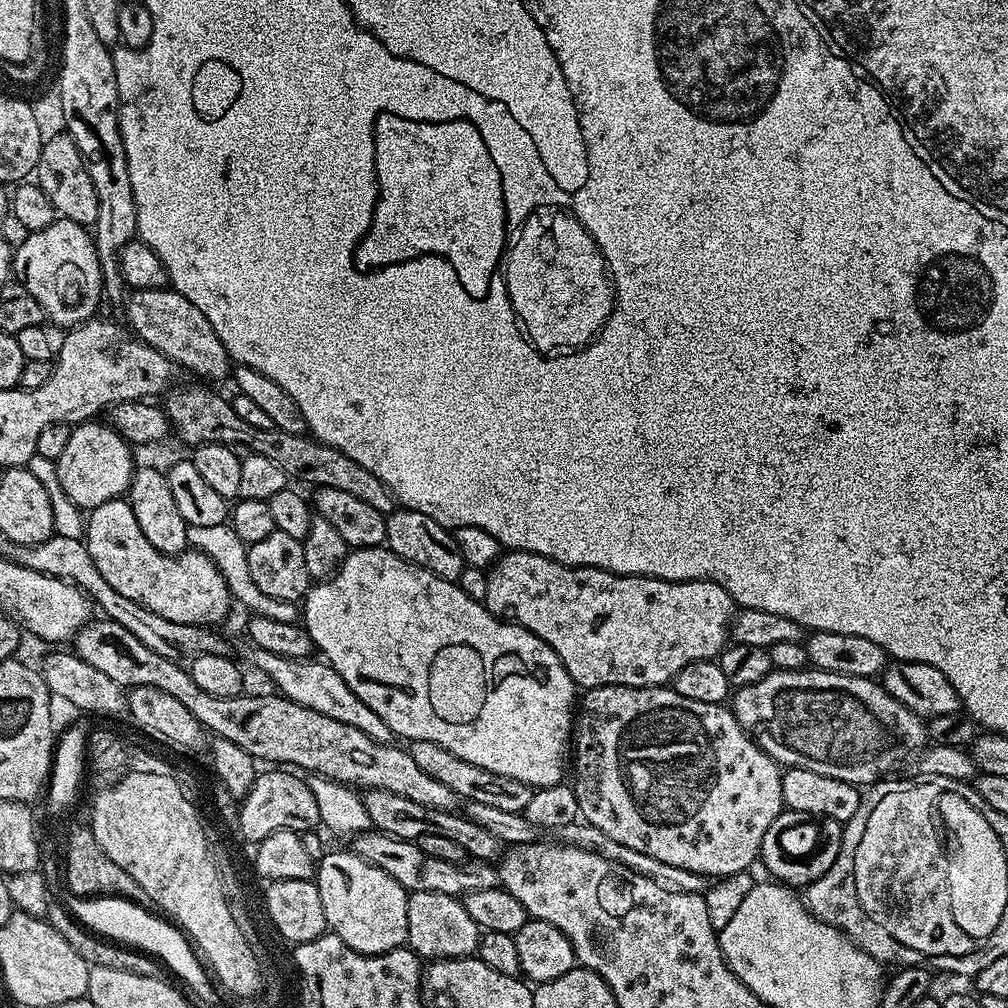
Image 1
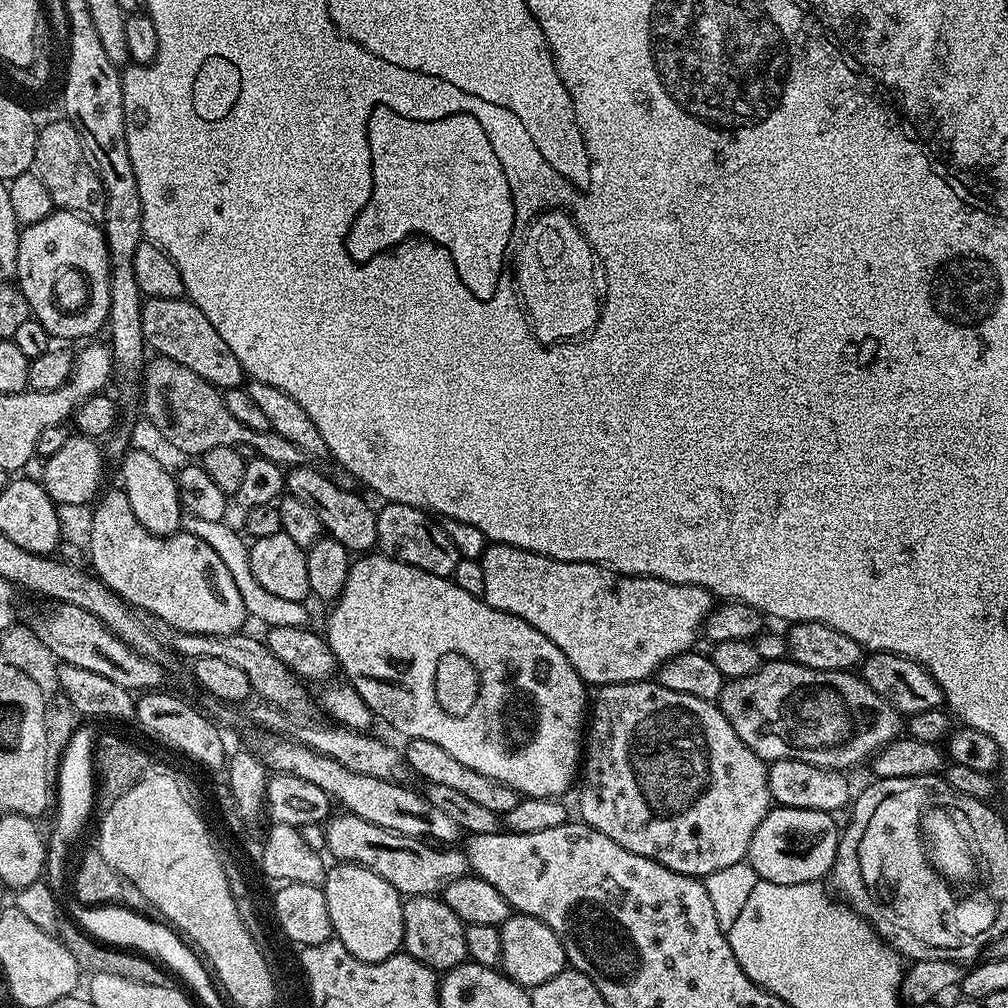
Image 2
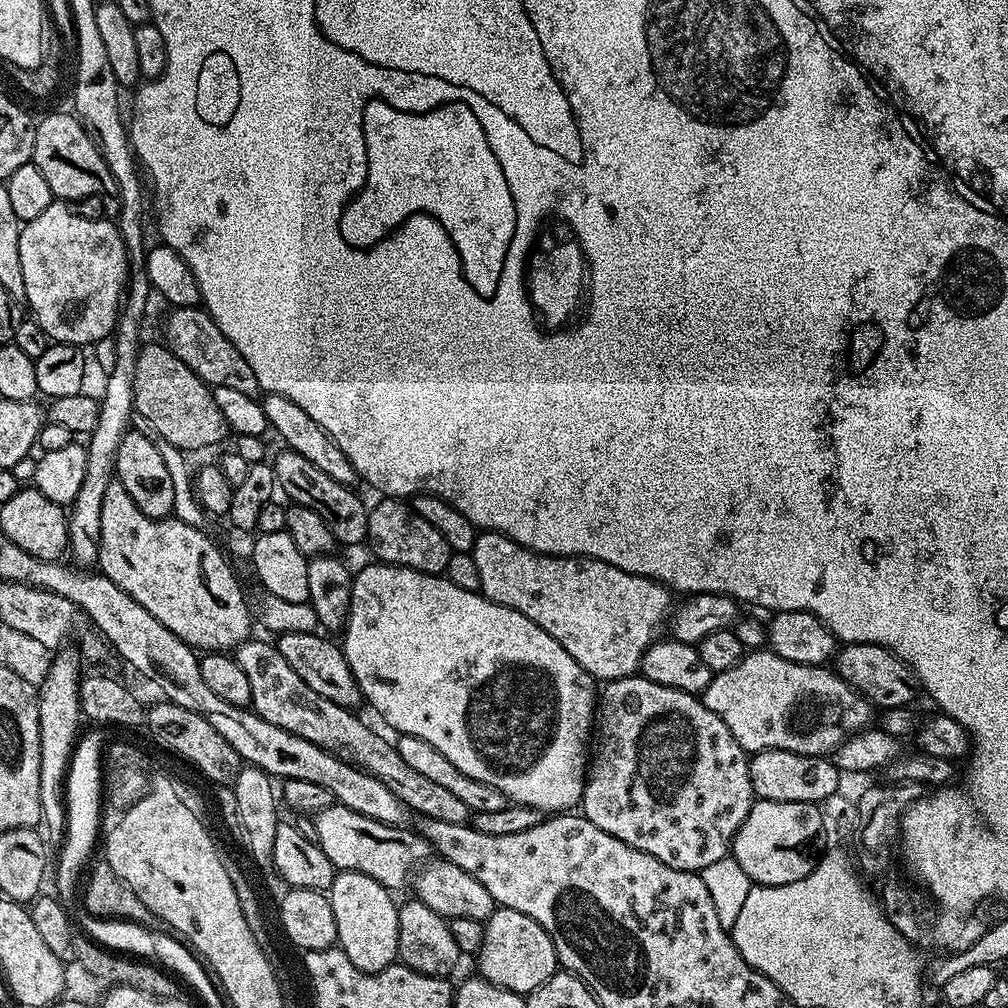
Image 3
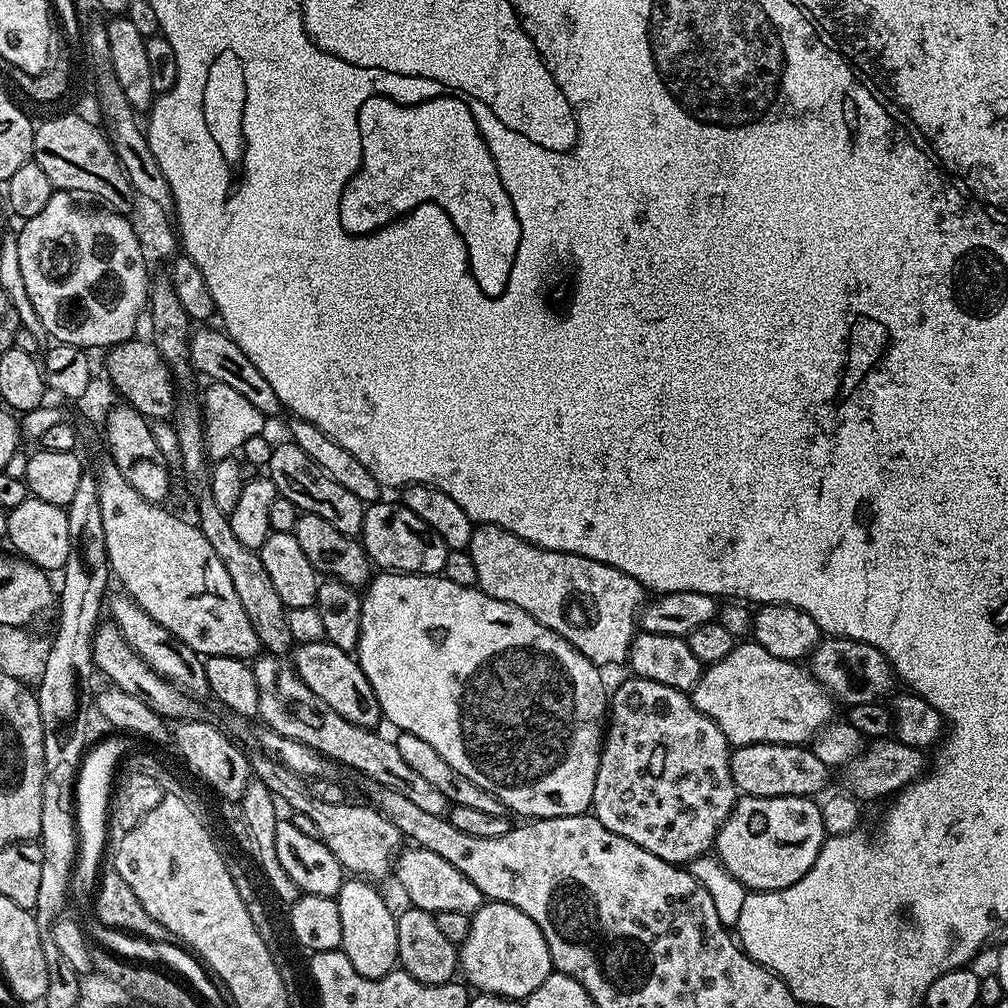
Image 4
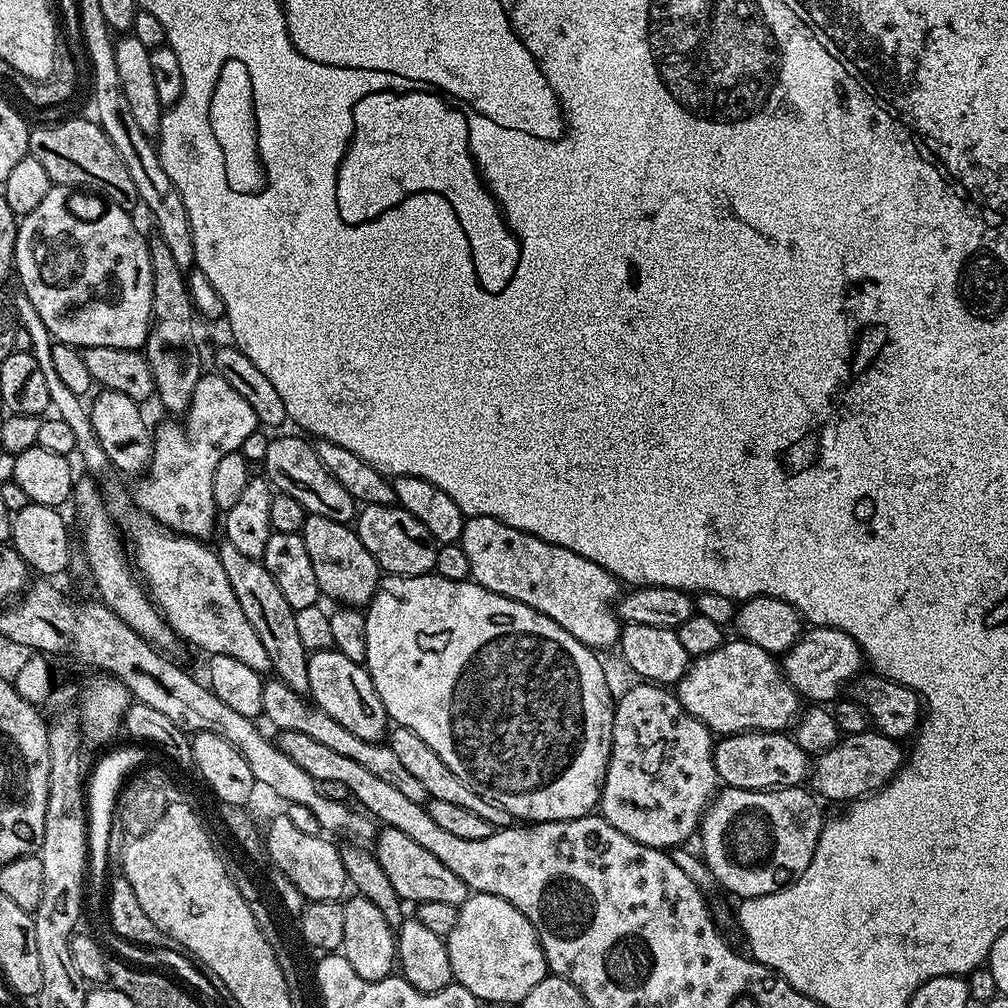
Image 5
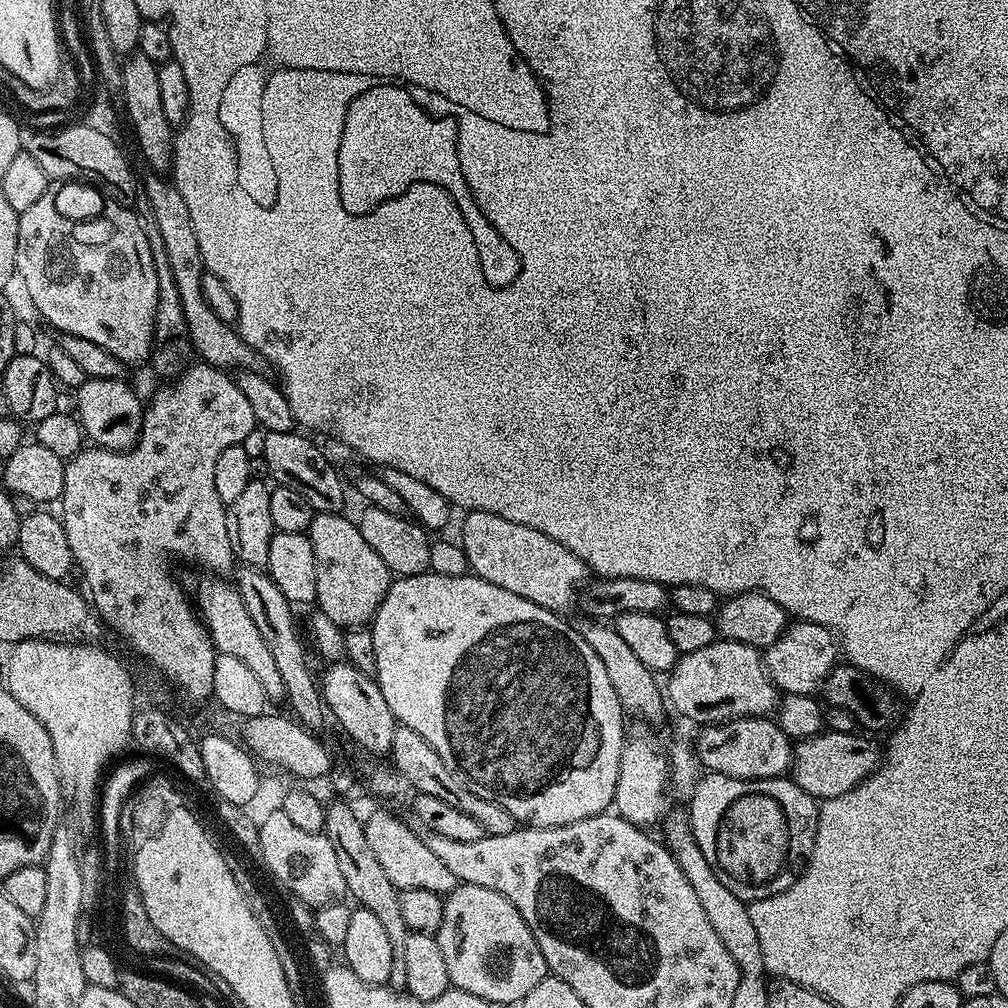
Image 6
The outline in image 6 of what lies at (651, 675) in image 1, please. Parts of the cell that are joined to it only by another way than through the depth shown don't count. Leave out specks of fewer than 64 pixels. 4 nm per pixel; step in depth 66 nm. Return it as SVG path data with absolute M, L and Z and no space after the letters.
M468 510L463 516L458 543L464 548L471 575L480 576L494 586L502 586L502 590L510 590L510 594L518 594L518 598L526 598L551 612L567 613L567 608L575 600L577 603L578 593L585 583L584 575L589 575L590 572L582 562L582 558L578 558L578 554L566 550L562 542L546 538L546 534L542 534L542 530L534 530L534 526L522 526L522 522L510 522L510 518L502 518L486 510Z

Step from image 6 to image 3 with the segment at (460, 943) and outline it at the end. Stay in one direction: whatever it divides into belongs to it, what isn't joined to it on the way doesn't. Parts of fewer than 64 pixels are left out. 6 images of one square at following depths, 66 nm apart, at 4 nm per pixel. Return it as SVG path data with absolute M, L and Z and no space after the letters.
M497 907L484 924L484 947L479 953L478 959L480 959L478 972L485 980L489 980L490 983L502 986L511 992L521 994L533 992L558 970L556 951L554 950L554 942L550 942L550 934L546 934L546 930L542 930L542 926L538 926L538 922L534 922L534 918L509 908Z

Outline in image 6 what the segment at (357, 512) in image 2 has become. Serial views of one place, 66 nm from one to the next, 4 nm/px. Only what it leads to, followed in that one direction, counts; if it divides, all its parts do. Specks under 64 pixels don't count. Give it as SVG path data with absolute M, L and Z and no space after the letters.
M295 431L290 432L266 432L266 448L263 456L268 467L268 476L273 485L298 490L306 502L310 502L313 513L318 512L340 512L344 504L344 480L340 477L340 472L328 461L328 456L312 440L303 440L296 436Z

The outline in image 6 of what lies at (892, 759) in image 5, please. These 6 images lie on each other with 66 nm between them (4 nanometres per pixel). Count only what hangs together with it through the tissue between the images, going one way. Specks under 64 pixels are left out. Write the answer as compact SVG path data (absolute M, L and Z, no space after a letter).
M821 730L805 740L795 741L792 749L792 766L790 779L803 792L810 794L817 801L838 798L852 788L857 788L872 771L879 766L882 759L881 749L867 735L859 731L833 732Z

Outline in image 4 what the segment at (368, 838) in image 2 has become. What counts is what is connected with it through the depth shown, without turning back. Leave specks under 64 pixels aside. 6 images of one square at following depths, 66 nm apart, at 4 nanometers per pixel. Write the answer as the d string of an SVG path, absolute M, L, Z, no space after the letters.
M267 754L259 755L253 755L250 760L253 777L264 783L274 797L286 798L293 813L301 812L315 823L320 840L328 847L330 854L338 858L342 867L357 877L371 878L373 881L380 880L387 872L389 875L393 871L394 861L402 851L402 837L394 822L390 822L376 807L367 803L345 802L335 805L324 802L311 787L308 789L304 785L307 784L305 777L286 770L286 766Z

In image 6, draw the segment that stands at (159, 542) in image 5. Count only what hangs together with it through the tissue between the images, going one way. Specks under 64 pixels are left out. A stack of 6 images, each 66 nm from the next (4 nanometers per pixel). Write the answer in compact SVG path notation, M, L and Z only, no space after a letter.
M208 578L196 588L194 604L198 609L198 615L206 625L212 643L216 645L217 653L230 654L241 662L257 676L258 682L262 682L262 690L266 690L269 701L283 701L285 699L284 684L278 674L277 663L270 654L266 641L255 626L253 618L243 605L239 590L224 578Z

